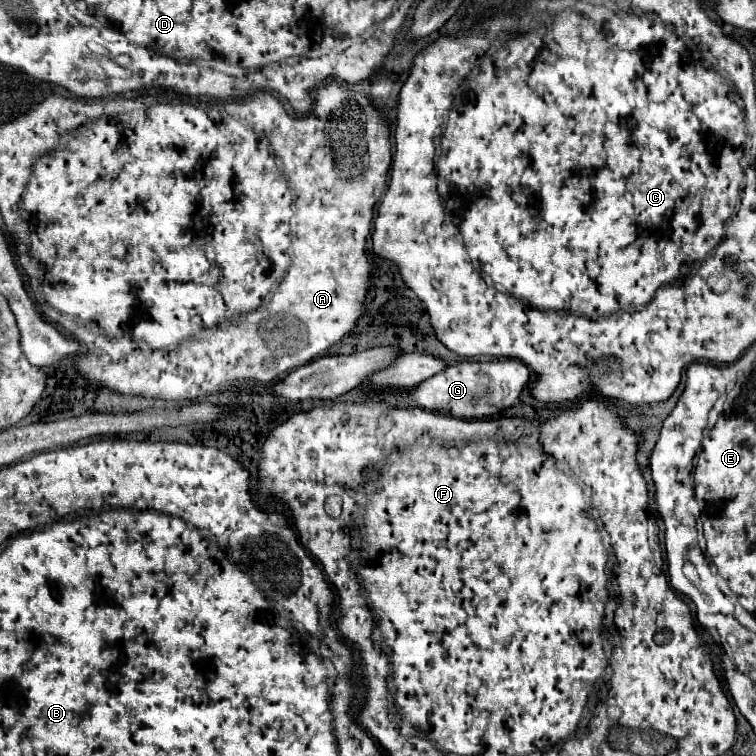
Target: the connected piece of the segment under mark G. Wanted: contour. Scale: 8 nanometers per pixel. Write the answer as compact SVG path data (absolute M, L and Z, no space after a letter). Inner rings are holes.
M516 359L486 361L486 363L464 361L450 365L444 373L438 373L438 377L420 383L418 389L414 391L414 397L424 409L442 415L484 417L484 415L494 415L518 403L522 389L528 383L530 383L530 369L522 361Z

